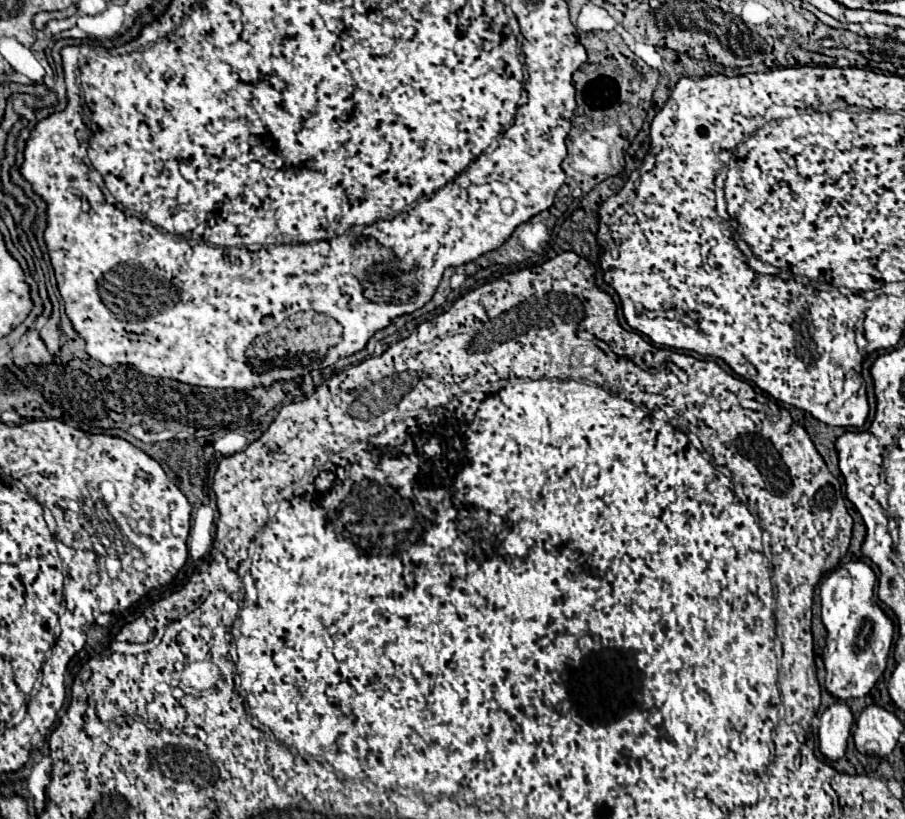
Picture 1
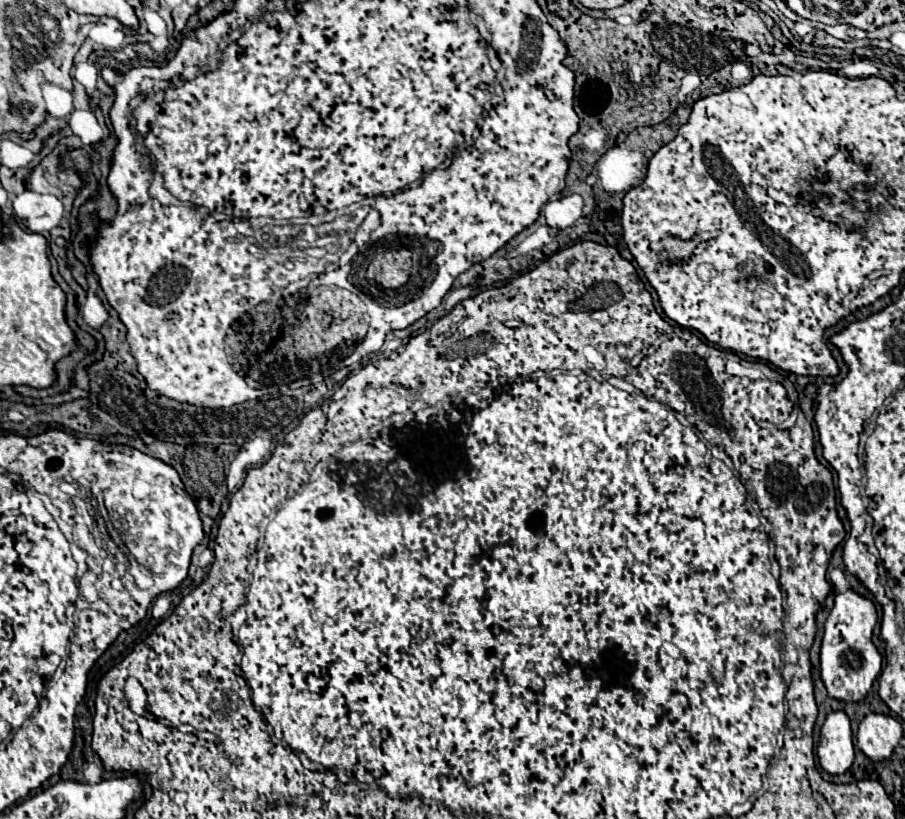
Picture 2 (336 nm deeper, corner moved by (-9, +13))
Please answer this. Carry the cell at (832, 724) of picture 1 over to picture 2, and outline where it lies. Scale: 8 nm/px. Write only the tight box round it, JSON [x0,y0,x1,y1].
[817,710,855,774]

